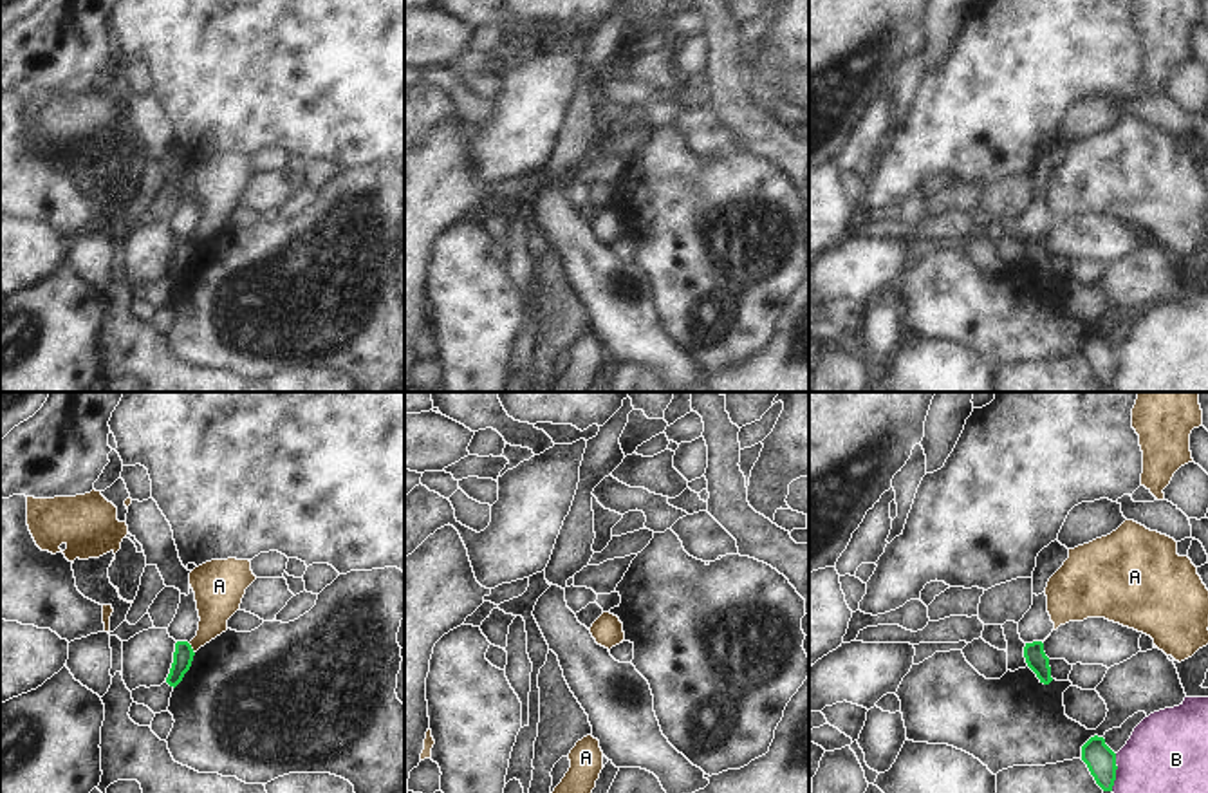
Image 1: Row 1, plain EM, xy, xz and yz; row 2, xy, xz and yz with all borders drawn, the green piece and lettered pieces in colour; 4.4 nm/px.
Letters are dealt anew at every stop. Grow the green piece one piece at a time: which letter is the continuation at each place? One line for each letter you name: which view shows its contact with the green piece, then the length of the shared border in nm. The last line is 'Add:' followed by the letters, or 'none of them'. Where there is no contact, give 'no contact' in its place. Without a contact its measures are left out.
Add: none of them

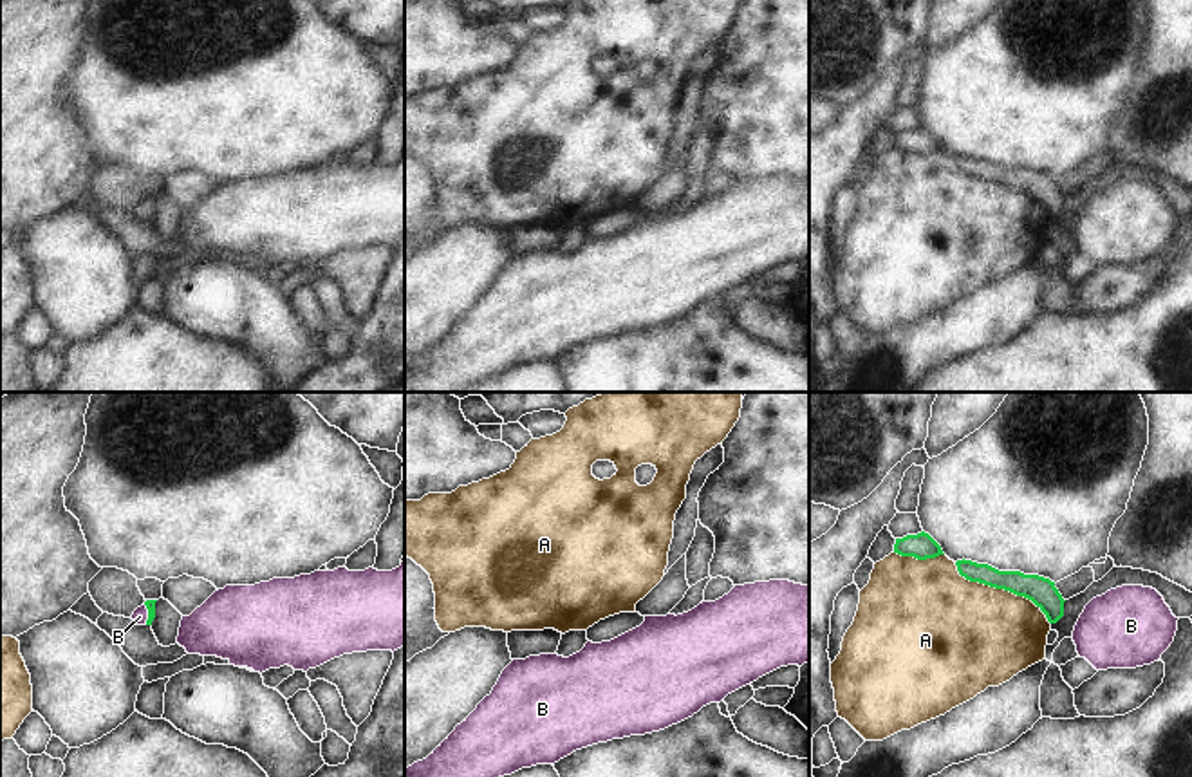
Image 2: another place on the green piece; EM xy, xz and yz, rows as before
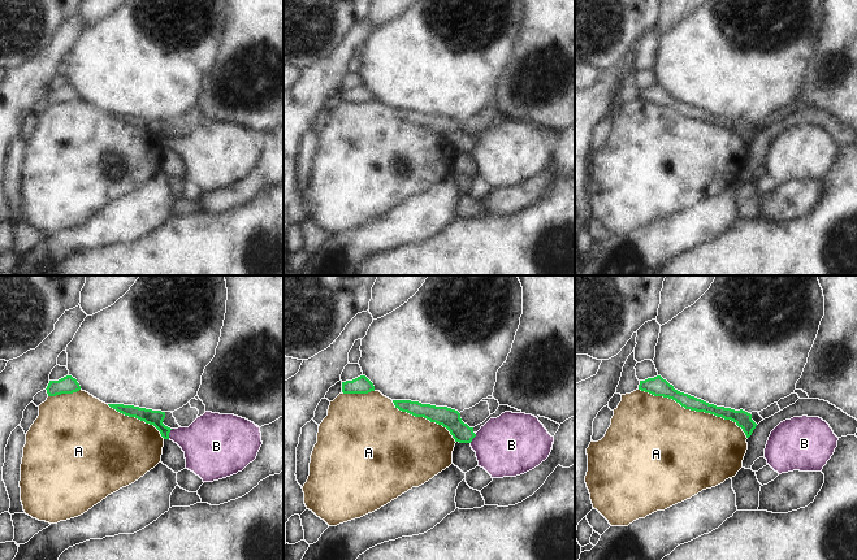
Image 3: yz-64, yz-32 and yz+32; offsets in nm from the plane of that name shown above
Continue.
B: xy | 100 nm
Add: B

